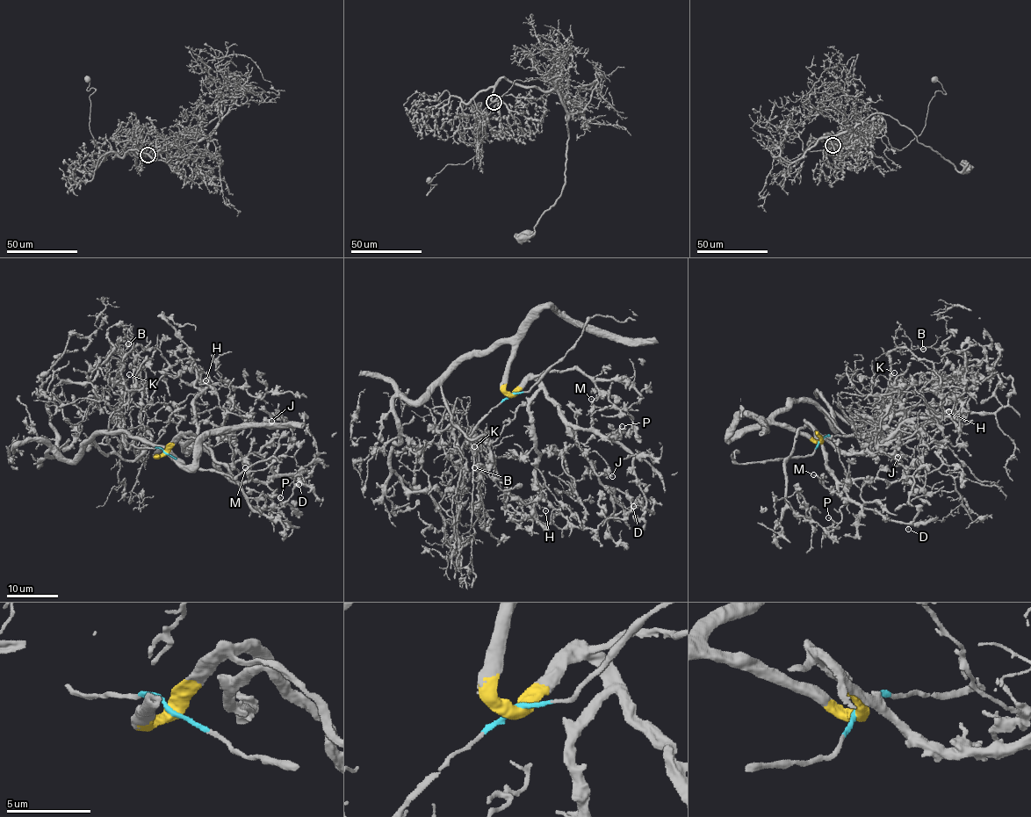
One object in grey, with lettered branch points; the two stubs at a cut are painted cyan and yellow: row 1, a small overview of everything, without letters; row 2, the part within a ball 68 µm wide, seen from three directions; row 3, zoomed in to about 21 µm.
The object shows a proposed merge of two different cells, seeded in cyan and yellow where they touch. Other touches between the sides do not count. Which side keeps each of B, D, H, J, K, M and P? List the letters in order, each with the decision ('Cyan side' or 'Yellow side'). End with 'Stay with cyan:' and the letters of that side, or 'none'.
B: Cyan side
D: Yellow side
H: Yellow side
J: Yellow side
K: Cyan side
M: Yellow side
P: Yellow side
Stay with cyan: B, K

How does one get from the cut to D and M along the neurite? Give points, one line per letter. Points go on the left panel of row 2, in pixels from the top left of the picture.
D: (165, 451), (187, 433), (212, 457), (213, 466), (235, 481), (310, 476), (299, 484)
M: (165, 451), (187, 433), (212, 457), (213, 466), (236, 482), (248, 480), (246, 467)

